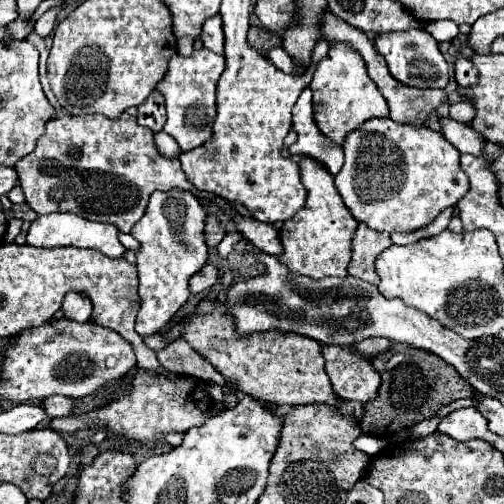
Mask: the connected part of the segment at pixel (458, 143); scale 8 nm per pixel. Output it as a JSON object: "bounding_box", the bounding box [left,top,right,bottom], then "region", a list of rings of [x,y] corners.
{"bounding_box":[439,117,485,153],"region":[[[441,117],[439,119],[441,123],[441,133],[443,137],[453,145],[457,147],[461,153],[481,153],[483,145],[485,145],[485,139],[475,133],[471,129],[471,125],[465,125],[465,123],[459,123],[459,121],[453,121],[449,117]]]}

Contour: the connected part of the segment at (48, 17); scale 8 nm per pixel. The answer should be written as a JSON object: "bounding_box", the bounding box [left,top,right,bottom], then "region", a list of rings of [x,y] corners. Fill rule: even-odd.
{"bounding_box":[35,7,61,37],"region":[[[53,7],[53,9],[49,9],[47,13],[43,13],[43,15],[35,21],[35,33],[39,33],[41,37],[47,37],[47,35],[53,31],[59,13],[61,13],[61,7]]]}

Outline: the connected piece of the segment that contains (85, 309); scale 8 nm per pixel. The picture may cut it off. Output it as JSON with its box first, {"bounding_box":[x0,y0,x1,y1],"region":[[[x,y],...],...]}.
{"bounding_box":[61,291,91,323],"region":[[[69,291],[63,299],[63,305],[61,305],[63,313],[67,319],[71,321],[77,321],[77,323],[85,323],[89,321],[91,317],[91,299],[81,295],[81,293],[73,293]]]}

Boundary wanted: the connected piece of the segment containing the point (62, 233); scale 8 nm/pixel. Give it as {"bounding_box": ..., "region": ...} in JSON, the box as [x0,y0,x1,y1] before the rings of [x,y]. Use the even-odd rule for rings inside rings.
{"bounding_box":[27,213,125,259],"region":[[[51,213],[51,215],[41,215],[37,217],[29,231],[27,231],[27,243],[33,247],[43,247],[43,249],[51,249],[51,247],[83,247],[83,249],[95,249],[101,251],[107,257],[113,259],[123,259],[125,257],[125,247],[119,243],[117,239],[119,229],[111,223],[97,223],[97,221],[85,221],[73,213]]]}

